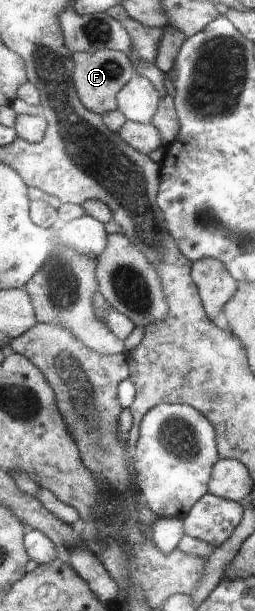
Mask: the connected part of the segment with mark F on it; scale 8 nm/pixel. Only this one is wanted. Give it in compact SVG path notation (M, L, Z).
M102 49L93 53L75 52L71 55L75 62L73 80L81 103L87 109L99 115L116 111L118 92L136 74L130 56L110 49Z

